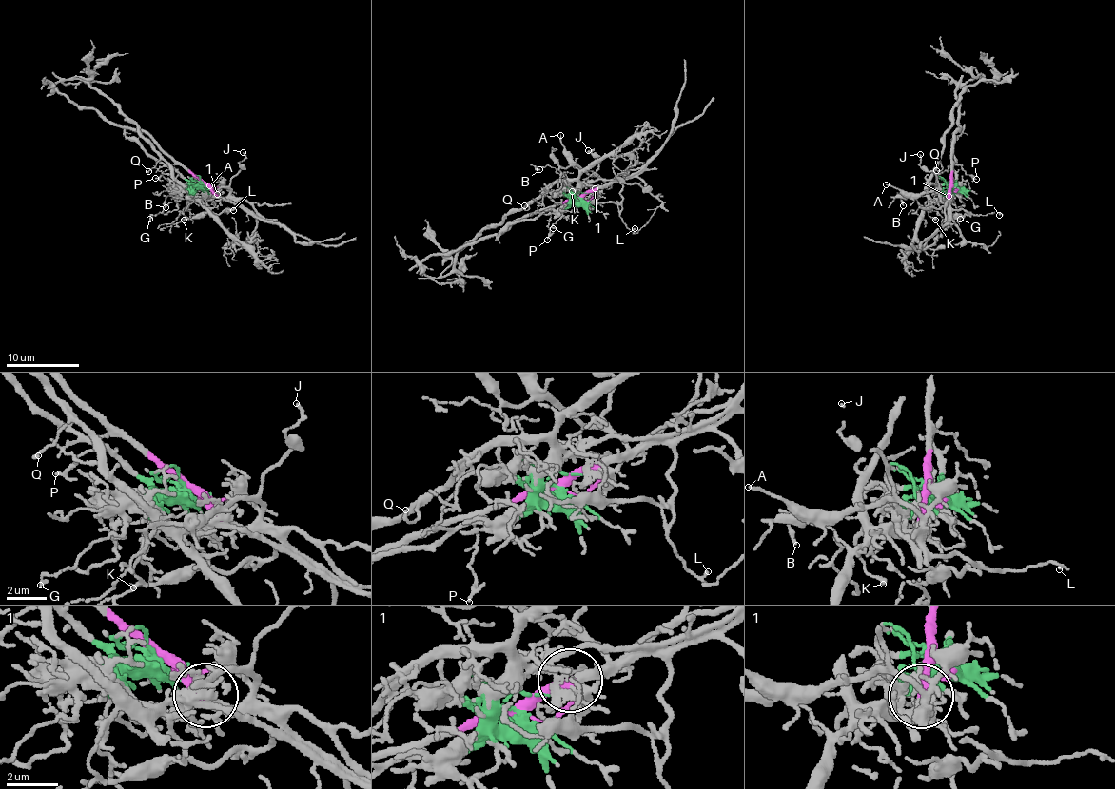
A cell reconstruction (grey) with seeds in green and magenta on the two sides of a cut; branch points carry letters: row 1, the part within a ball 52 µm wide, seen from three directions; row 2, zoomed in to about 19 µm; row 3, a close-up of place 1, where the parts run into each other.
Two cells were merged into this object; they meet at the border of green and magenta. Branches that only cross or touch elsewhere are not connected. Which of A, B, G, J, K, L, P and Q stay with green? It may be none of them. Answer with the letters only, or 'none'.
G, K, Q

